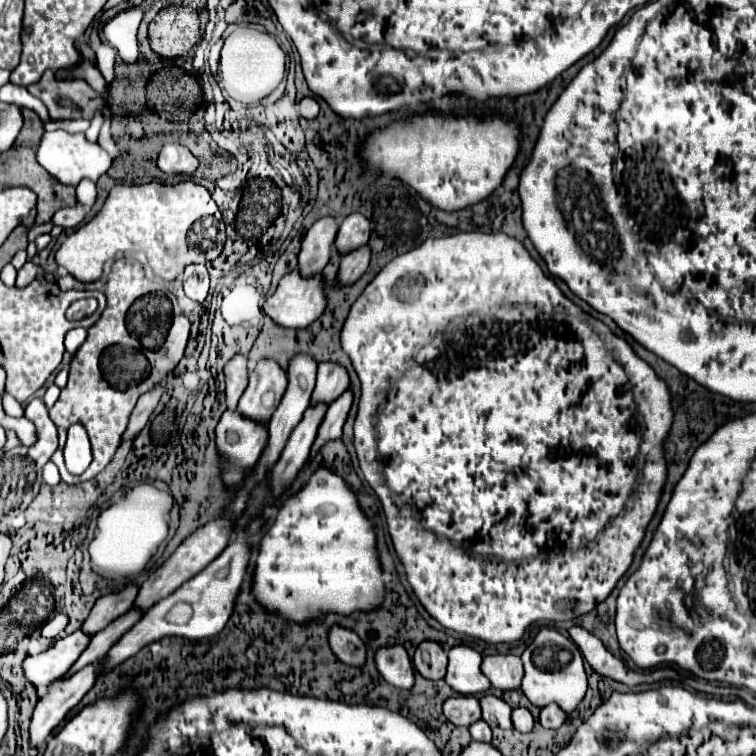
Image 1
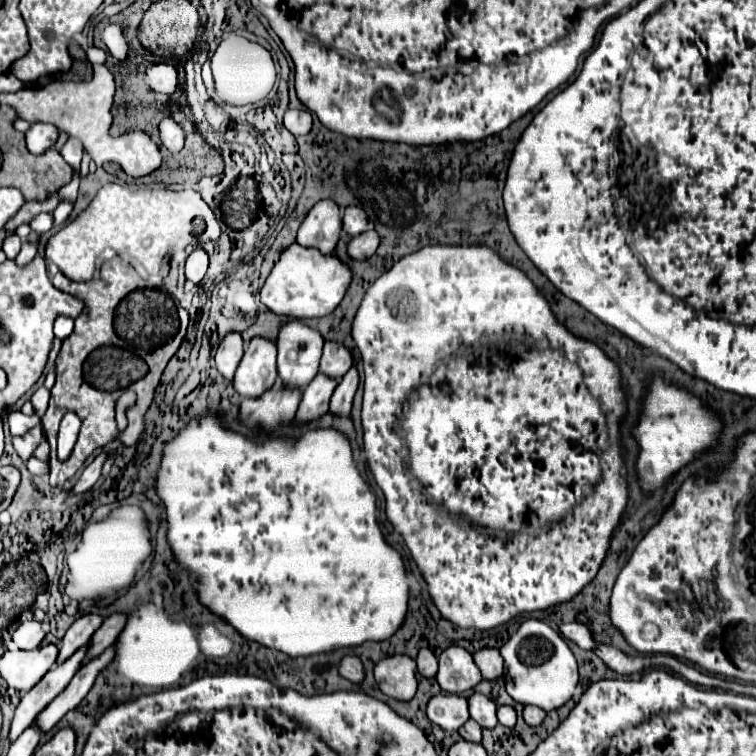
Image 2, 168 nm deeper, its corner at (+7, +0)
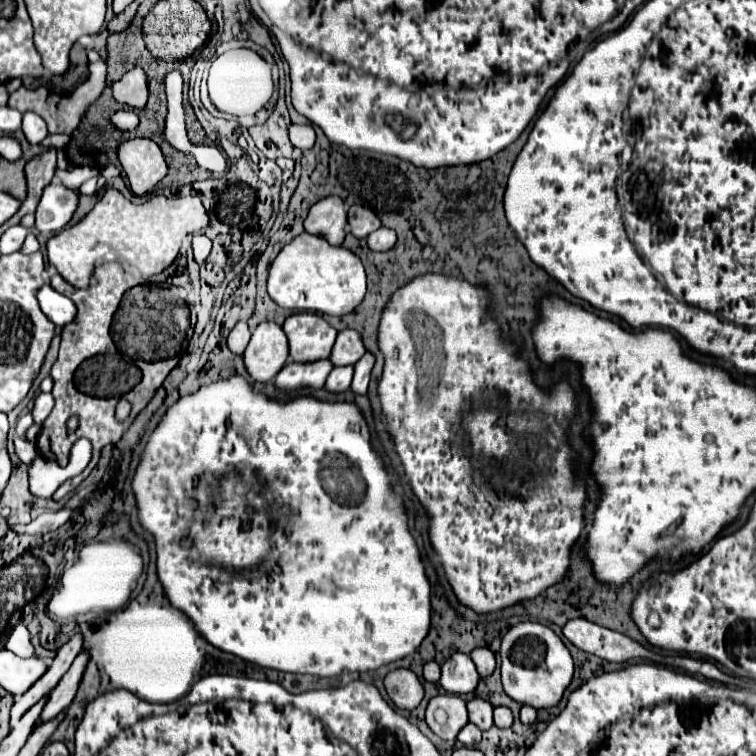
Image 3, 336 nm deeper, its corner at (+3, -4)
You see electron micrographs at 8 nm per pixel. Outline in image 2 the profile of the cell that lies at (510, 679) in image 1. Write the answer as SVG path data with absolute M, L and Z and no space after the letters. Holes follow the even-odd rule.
M481 649L473 653L475 665L479 667L483 679L495 681L499 677L503 677L503 659L499 649Z

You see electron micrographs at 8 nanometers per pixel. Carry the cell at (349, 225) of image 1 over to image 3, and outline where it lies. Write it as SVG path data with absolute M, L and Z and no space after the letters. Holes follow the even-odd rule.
M353 205L349 209L349 225L351 225L351 233L357 239L365 239L367 235L371 235L375 229L381 227L381 221L369 207Z

